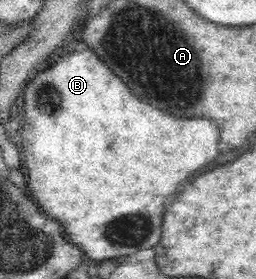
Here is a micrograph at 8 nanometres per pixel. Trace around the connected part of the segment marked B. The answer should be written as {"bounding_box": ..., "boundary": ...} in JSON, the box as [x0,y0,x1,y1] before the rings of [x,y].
{"bounding_box":[20,50,219,261],"boundary":[[[93,50],[71,51],[58,62],[34,71],[23,87],[20,102],[20,115],[25,122],[21,137],[28,189],[41,209],[57,219],[71,241],[95,261],[121,255],[131,260],[141,249],[155,247],[161,241],[165,197],[175,191],[187,173],[193,175],[219,155],[219,129],[213,121],[199,117],[179,119],[135,101],[125,83],[109,71]]]}

